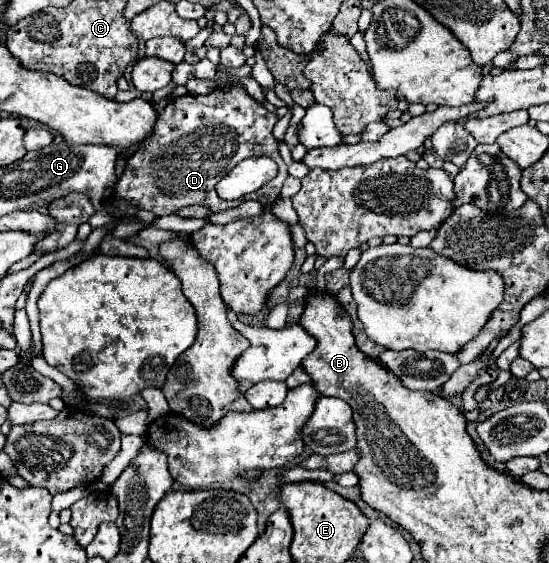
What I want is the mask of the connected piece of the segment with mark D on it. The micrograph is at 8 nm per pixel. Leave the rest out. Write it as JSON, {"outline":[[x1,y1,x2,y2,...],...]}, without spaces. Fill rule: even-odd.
{"outline":[[241,84,217,88,199,98,185,94,163,108,151,140,143,144,143,150,135,152,127,160,127,168,119,176,113,192,117,198,137,204,143,210,151,210,155,216,173,214,175,210,193,204,221,212,235,204,221,200,215,192,215,184,233,166,237,166,237,162,249,156,267,156,277,162,279,172,261,190,249,194,247,198,259,200,263,206,271,206,281,194,281,186,289,176,287,164,283,162,279,144,273,136,275,122,277,116,253,100]]}

